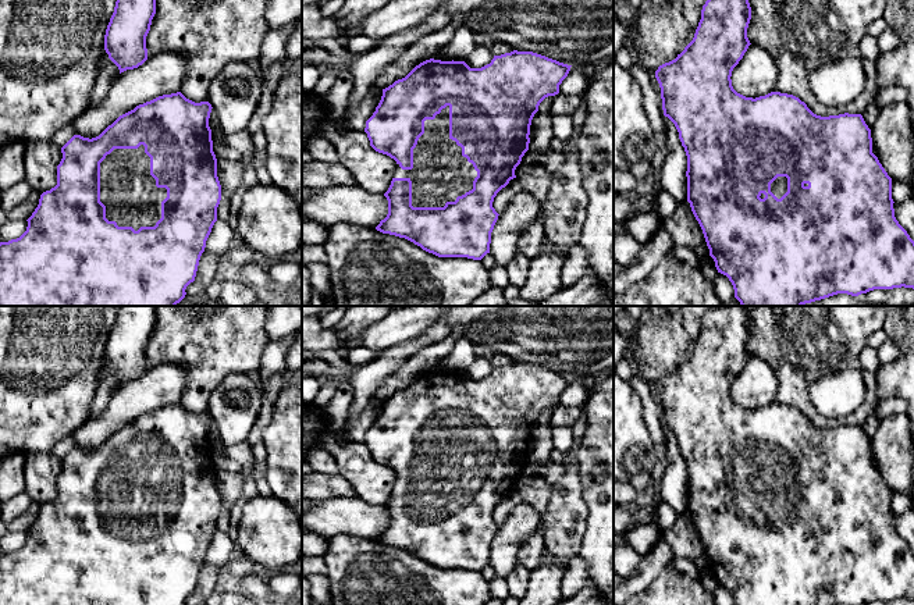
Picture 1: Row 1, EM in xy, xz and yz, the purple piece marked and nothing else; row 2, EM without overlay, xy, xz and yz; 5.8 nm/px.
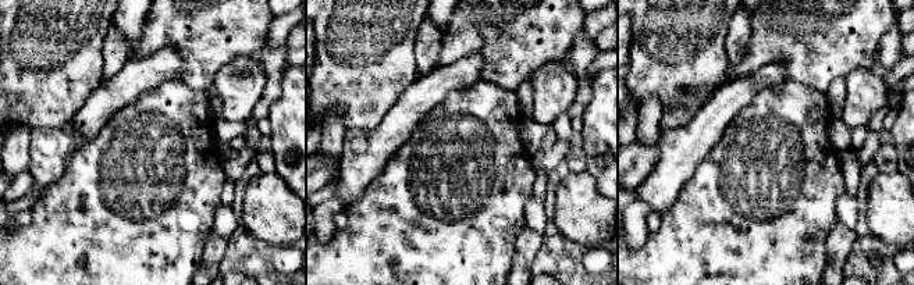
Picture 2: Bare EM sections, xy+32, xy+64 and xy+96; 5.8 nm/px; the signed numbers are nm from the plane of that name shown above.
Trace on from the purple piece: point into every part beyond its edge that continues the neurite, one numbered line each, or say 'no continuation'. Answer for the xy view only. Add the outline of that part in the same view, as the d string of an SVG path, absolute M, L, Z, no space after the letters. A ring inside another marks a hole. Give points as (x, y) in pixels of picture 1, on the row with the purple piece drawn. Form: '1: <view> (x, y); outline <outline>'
1: xy (127, 189); outline M145 146L138 149L114 149L100 163L100 202L106 206L106 218L118 227L154 227L161 218L161 202L167 197L166 188L157 188L150 175L150 157Z

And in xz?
1: xz (440, 174); outline M449 106L424 121L424 134L413 149L413 168L395 166L392 178L412 181L413 207L444 207L473 189L477 171L449 138Z

